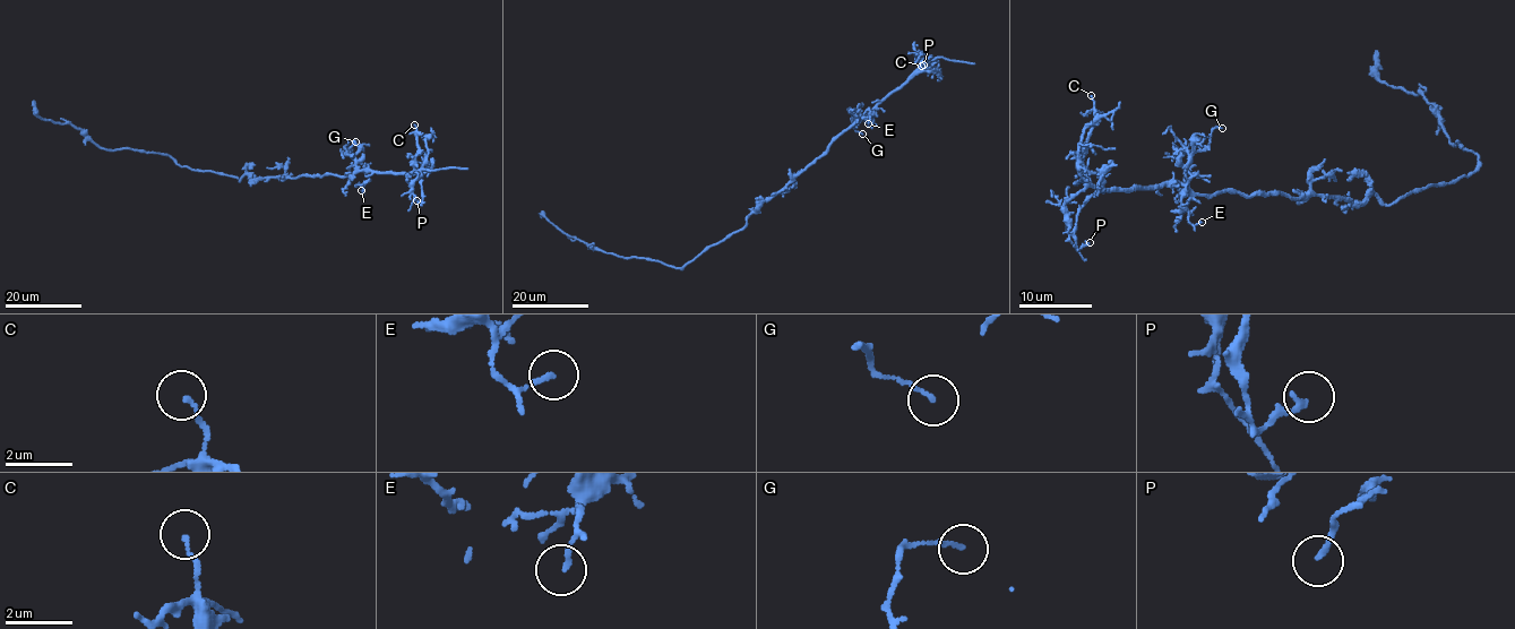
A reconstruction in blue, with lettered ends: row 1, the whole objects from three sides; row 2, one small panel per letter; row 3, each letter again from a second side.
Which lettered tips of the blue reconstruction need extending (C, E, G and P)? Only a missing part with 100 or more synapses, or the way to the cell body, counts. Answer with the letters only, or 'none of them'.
none of them

